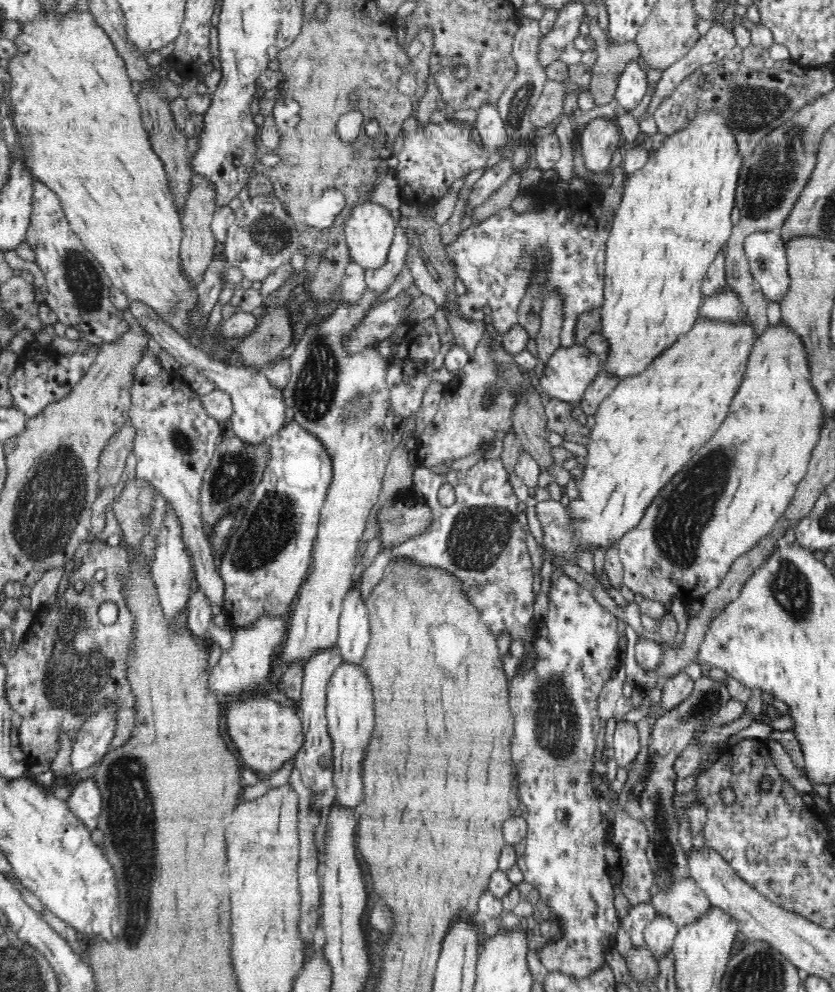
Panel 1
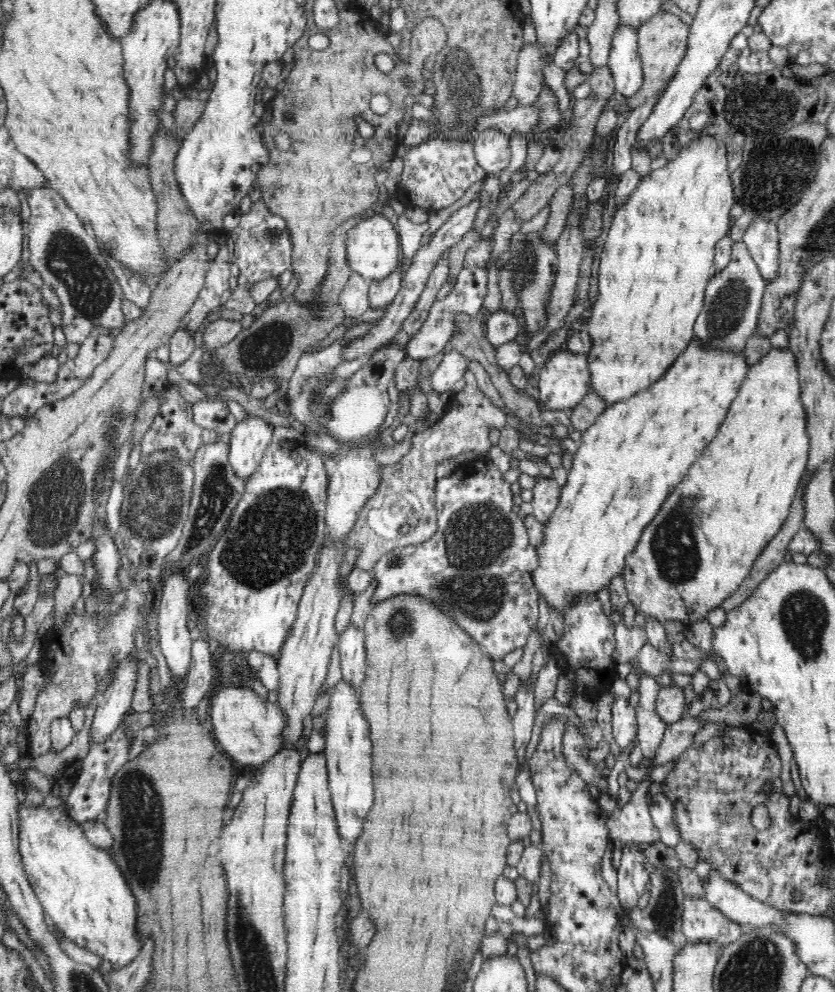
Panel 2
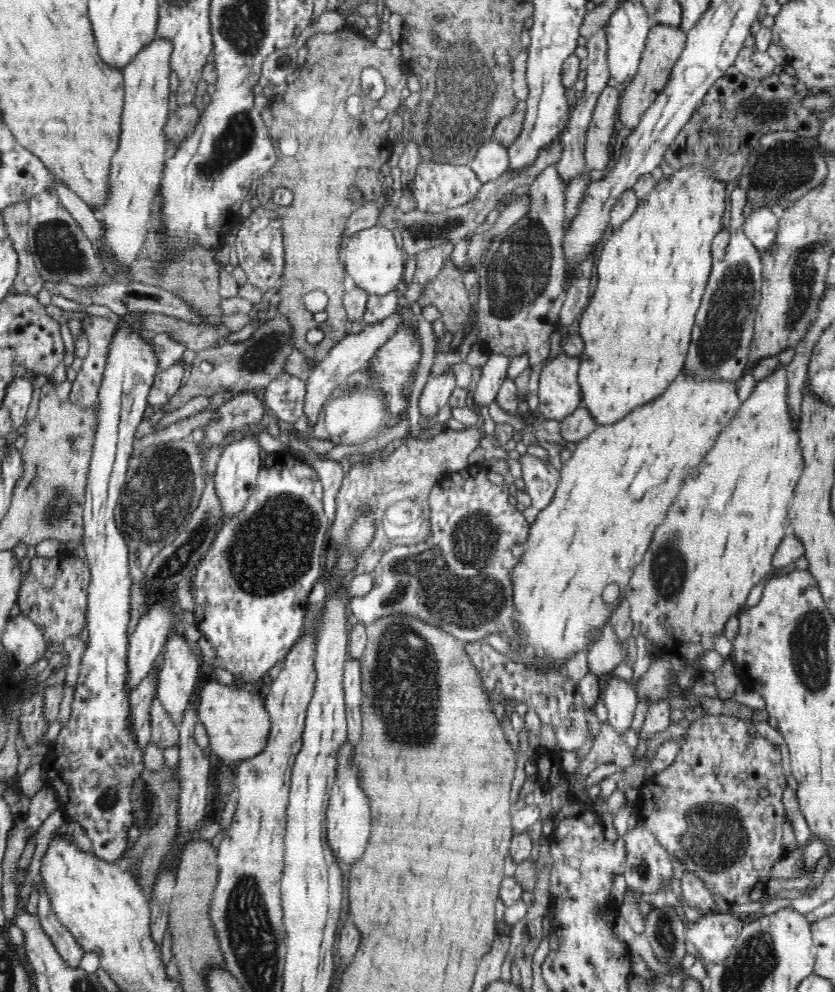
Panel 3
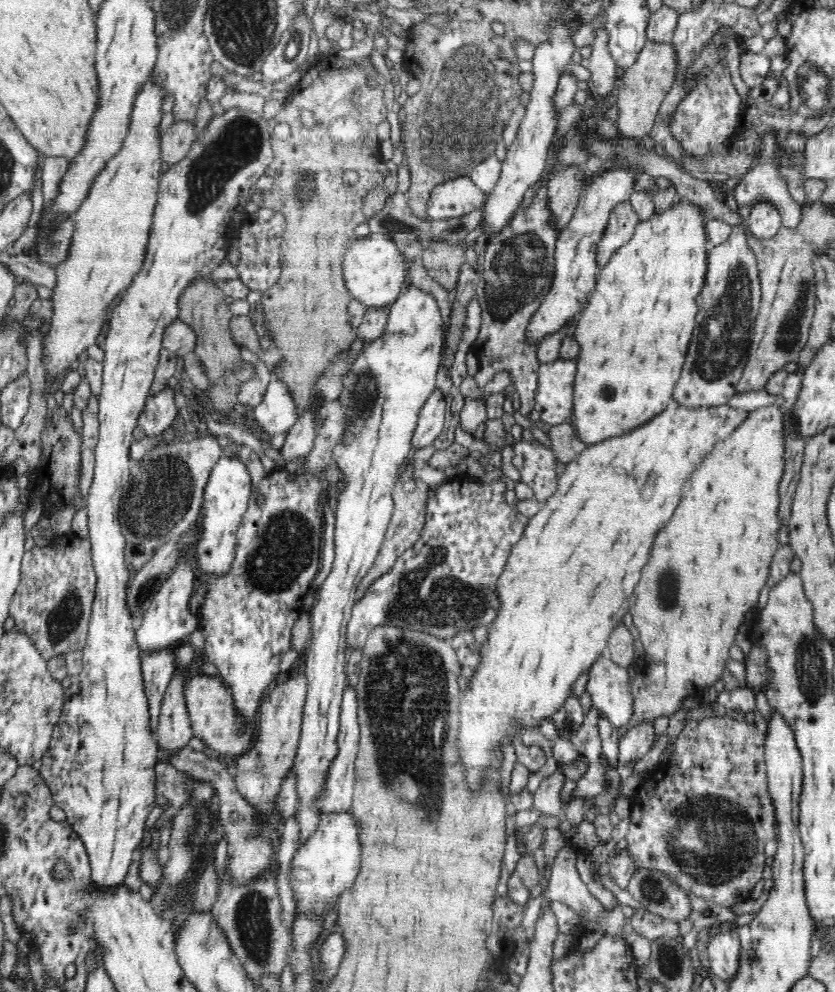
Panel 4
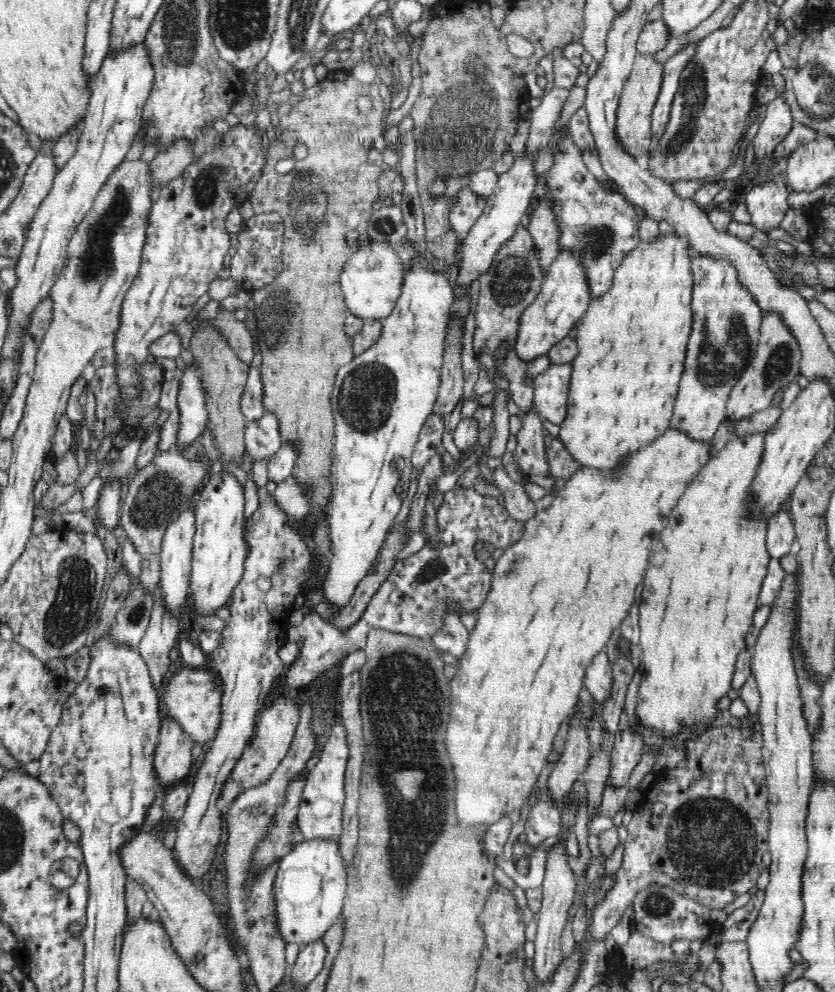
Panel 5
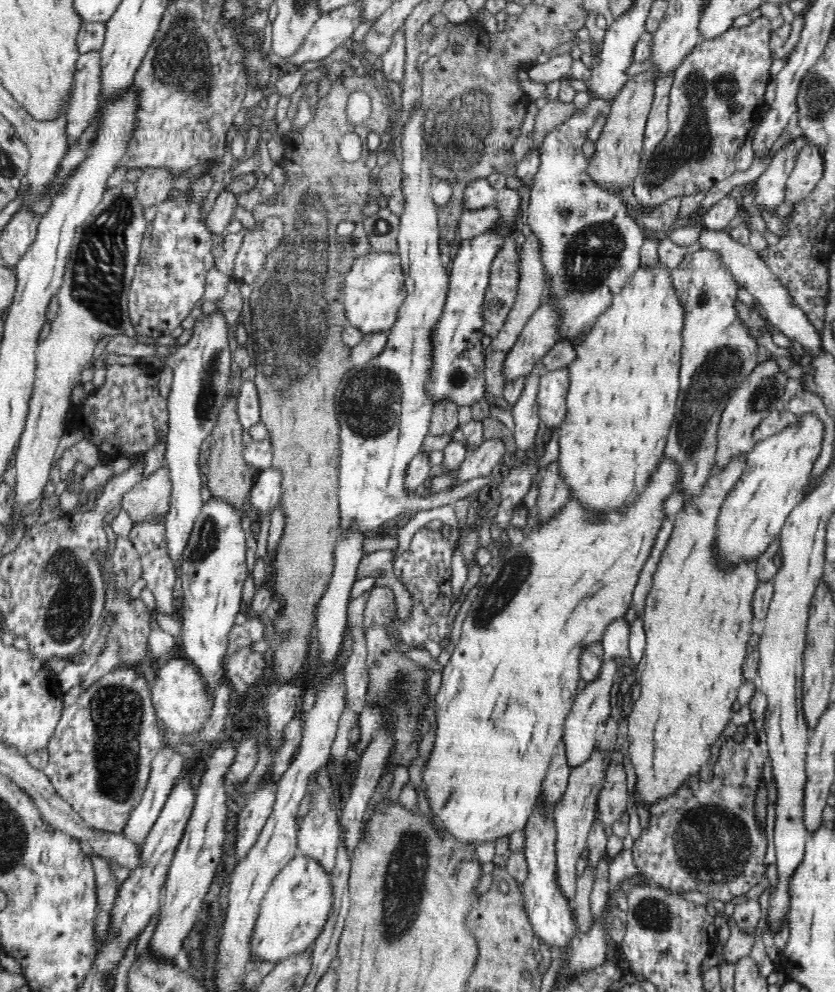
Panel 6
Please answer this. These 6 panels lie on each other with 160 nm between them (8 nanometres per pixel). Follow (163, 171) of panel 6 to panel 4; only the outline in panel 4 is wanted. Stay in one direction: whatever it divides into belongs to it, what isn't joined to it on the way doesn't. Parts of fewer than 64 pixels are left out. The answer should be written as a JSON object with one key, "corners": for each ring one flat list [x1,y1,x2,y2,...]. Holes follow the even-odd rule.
{"corners":[[176,122,161,135,160,157,168,165,176,164,188,156,196,140,197,131,193,122]]}

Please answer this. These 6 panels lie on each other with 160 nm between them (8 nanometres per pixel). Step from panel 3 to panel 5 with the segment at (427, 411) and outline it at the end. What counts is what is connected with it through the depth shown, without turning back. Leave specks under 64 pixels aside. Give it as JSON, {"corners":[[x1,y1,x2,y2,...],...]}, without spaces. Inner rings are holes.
{"corners":[[433,412,424,422,422,430,419,432,418,440,414,447,412,465,414,469,421,471,430,459,441,453,442,433,444,432,444,419]]}

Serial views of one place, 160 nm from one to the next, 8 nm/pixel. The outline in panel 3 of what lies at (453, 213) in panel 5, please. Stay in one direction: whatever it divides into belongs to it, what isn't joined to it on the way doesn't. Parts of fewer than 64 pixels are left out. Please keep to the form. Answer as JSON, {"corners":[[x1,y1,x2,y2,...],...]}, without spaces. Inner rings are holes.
{"corners":[[422,159,417,164,413,186,409,188,415,195,416,206,419,211,437,213,470,203,478,194,481,186,482,181,478,179,478,175,469,165,446,164]]}

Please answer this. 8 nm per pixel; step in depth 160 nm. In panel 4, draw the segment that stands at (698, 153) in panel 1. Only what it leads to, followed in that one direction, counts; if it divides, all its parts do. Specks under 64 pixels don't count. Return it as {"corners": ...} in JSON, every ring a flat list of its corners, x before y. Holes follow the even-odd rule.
{"corners":[[683,198,675,200,664,212,652,213,646,220,641,220,635,226,633,237,630,238,625,245,617,248,617,251,612,254,610,262,599,270,597,281,594,290,590,293,589,299,584,308,580,311,580,318,576,324,573,338,578,341,580,350,578,356,574,359,577,370,573,384,573,406,572,414,569,419,570,423,574,425,578,437,586,446,599,443,601,440,618,436,618,434,628,433,629,430,643,425,654,416,658,416,666,404,672,400,672,390,680,378,680,370,684,366,684,358,688,352,688,344,691,341,691,336,694,330,694,318,698,312,698,305,696,297,700,294,702,286,704,286,706,271,707,271,707,249,709,248,707,242,706,220,700,207,690,203,688,199]]}

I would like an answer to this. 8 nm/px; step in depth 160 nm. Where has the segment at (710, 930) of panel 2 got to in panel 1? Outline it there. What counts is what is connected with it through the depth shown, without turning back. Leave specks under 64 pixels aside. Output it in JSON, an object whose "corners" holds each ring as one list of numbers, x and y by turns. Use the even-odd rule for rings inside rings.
{"corners":[[690,876,671,882,665,891,662,889,651,898,651,903,656,912,670,917,678,928,694,923,711,907,706,893]]}

